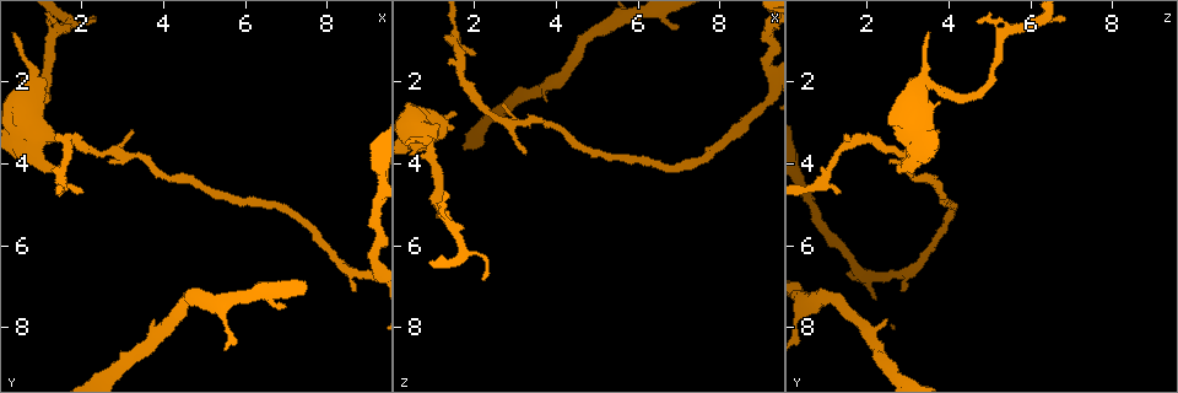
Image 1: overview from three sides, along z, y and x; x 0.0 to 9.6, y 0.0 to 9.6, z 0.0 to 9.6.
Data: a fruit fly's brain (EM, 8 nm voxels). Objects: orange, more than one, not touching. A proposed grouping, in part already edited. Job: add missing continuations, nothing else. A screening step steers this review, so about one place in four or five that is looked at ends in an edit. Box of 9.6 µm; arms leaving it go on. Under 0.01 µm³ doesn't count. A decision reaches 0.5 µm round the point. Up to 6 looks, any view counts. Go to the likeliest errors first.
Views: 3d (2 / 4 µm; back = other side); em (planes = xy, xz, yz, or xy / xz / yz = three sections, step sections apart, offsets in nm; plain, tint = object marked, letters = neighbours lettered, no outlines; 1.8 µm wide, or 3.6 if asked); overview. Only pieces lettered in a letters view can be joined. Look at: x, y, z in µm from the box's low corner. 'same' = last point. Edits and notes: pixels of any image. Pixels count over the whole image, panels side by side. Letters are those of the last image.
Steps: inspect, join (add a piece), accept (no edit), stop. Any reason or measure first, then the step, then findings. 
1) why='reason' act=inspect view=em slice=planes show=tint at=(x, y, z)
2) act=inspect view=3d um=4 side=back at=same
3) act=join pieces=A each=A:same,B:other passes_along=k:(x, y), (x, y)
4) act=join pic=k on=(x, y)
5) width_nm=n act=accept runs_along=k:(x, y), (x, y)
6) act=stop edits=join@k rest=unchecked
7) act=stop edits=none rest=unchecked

why='branch stops here' act=inspect view=em slice=planes show=letters at=(3.75, 7.75, 2.50)

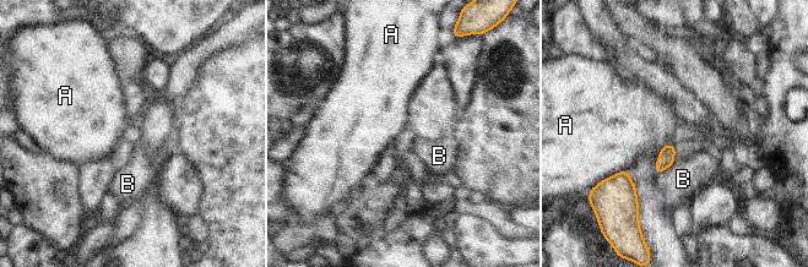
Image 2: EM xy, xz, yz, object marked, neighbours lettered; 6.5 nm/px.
act=accept each=A:other,B:other border=2:(627, 170), (621, 170), (605, 179) found='none of them fits'

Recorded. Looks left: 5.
why='an open end' act=inspect view=em slice=planes show=letters at=(7.00, 7.50, 0.60)

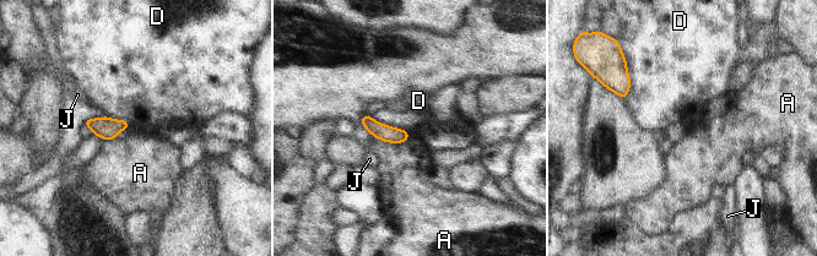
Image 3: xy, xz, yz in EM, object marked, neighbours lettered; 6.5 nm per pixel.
longest_contact=A:240nm act=accept each=A:other,D:other,J:other border=3:(410, 132), (400, 142), (374, 136) found='no lettered piece goes on from it'

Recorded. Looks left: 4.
why='branch stops here' act=inspect view=3d um=4 at=(2.00, 4.65, 1.35)

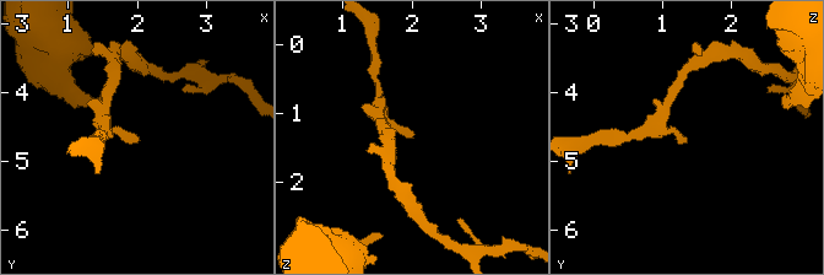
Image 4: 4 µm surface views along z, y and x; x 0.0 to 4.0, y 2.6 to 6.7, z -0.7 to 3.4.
act=inspect view=em slice=yz step=8 show=tint at=(2.00, 4.65, 1.30)

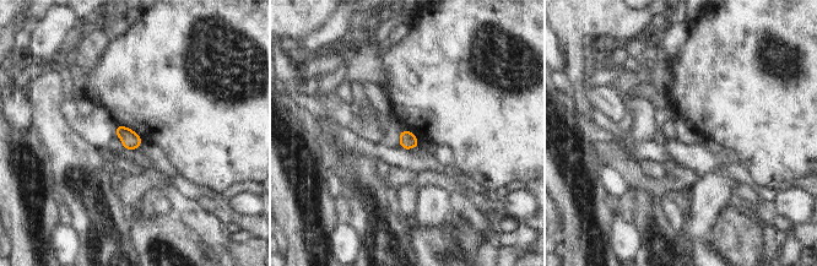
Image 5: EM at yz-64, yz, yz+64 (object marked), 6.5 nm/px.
why='another direction' act=inspect view=em slice=planes show=letters at=same

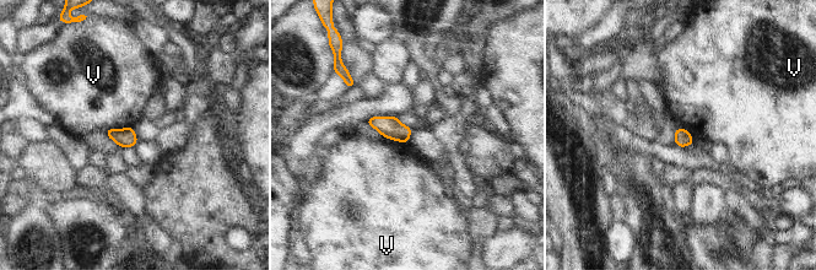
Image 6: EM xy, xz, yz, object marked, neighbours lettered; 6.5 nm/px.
longest_contact=V:190nm act=accept each=V:other border=6:(131, 125), (124, 129), (104, 130) found='none of them fits'

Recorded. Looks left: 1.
act=stop edits=none rest=unchecked

